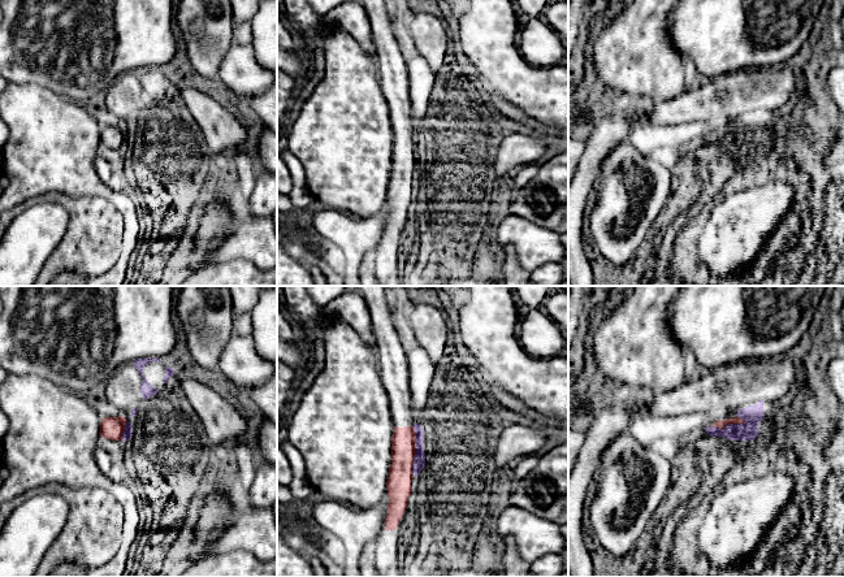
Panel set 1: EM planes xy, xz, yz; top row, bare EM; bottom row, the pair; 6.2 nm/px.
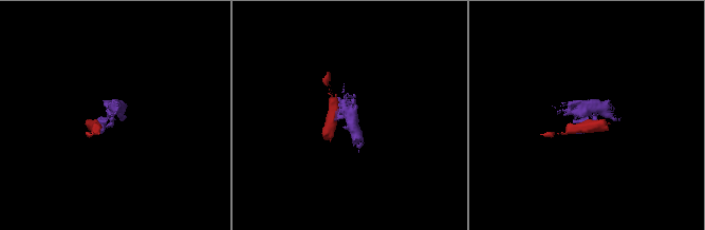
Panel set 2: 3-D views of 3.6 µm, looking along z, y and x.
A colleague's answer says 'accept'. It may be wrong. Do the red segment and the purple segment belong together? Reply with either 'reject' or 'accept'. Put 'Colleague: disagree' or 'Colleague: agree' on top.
Colleague: disagree
reject

